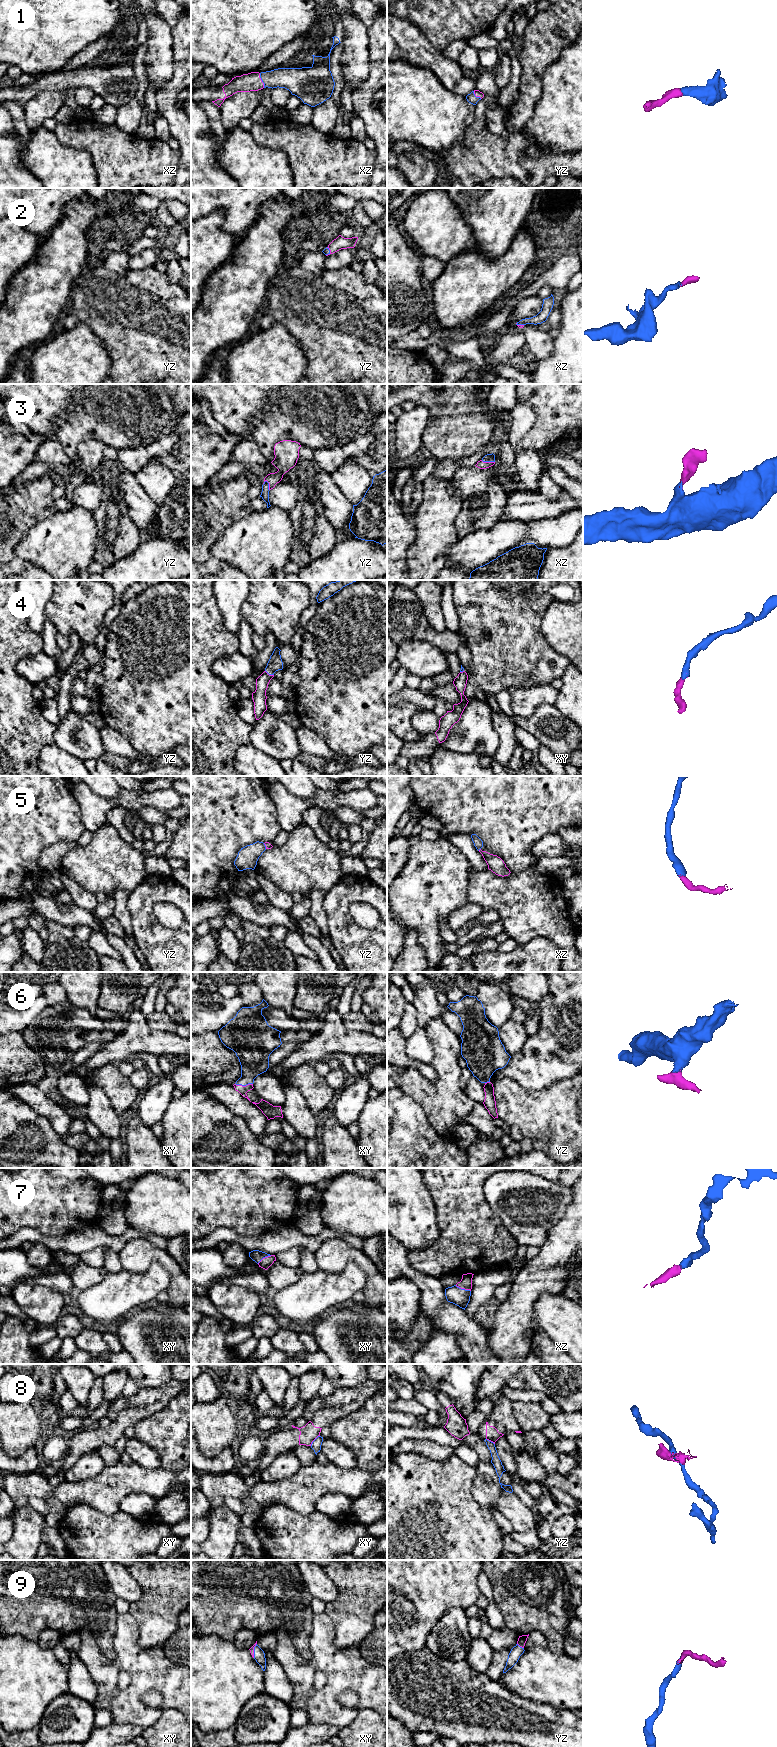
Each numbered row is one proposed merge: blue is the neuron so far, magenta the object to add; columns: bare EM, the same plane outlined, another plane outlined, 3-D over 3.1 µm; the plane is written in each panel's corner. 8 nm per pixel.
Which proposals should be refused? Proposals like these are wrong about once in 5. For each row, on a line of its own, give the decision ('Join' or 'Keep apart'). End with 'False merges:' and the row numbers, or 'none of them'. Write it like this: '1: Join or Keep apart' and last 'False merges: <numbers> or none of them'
1: Join
2: Join
3: Join
4: Join
5: Join
6: Join
7: Join
8: Keep apart
9: Join
False merges: 8

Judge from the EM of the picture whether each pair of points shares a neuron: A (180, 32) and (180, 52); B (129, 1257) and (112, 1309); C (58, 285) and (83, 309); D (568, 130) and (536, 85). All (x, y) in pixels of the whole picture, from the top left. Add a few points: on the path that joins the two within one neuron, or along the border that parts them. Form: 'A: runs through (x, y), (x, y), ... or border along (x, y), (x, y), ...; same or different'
A: runs through (180, 37), (180, 47); same
B: border along (148, 1268), (140, 1273), (122, 1270); different
C: border along (82, 270), (70, 291); different
D: border along (546, 70), (542, 78), (542, 92), (532, 115); different

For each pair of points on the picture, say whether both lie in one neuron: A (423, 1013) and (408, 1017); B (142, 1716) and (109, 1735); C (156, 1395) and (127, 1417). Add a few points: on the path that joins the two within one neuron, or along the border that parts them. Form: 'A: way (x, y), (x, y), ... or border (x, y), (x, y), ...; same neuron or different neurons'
A: border (412, 1003), (415, 1008), (418, 1027); different neurons
B: border (114, 1721), (137, 1724), (143, 1728); different neurons
C: way (148, 1401), (144, 1402), (135, 1411); same neuron

